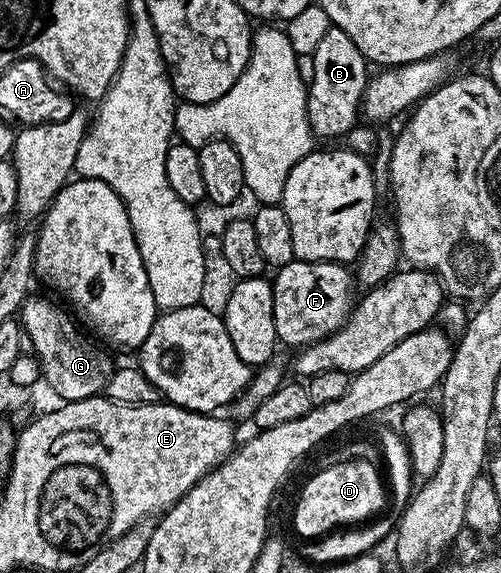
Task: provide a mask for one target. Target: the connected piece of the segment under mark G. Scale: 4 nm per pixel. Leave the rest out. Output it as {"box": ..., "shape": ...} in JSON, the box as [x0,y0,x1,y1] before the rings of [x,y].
{"box":[20,296,116,402],"shape":[[[31,296],[20,310],[20,325],[28,338],[29,348],[41,365],[41,380],[47,381],[51,391],[62,397],[58,399],[63,402],[99,396],[114,373],[116,362],[97,340],[91,339],[79,328],[75,318],[61,304],[58,305],[53,305],[46,297]]]}

